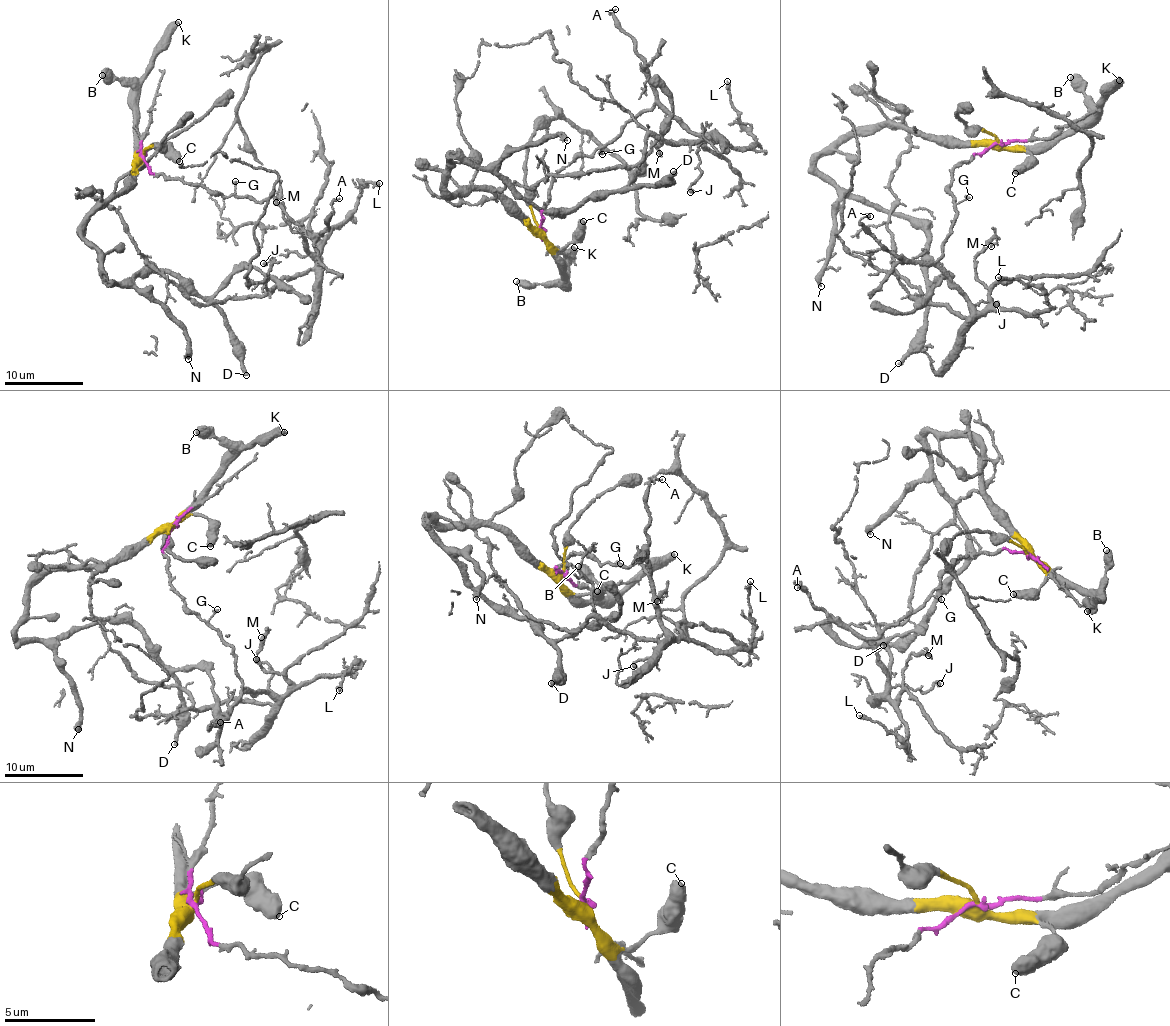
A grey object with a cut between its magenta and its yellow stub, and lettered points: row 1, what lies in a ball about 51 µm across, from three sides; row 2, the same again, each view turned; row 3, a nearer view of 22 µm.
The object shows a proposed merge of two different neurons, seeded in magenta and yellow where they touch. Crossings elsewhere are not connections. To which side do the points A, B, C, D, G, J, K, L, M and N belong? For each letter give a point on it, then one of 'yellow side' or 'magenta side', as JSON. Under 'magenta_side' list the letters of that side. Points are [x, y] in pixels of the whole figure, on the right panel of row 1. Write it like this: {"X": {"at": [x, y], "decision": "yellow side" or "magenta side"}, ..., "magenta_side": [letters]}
{"A": {"at": [870, 216], "decision": "magenta side"}, "B": {"at": [1070, 77], "decision": "yellow side"}, "C": {"at": [1015, 173], "decision": "yellow side"}, "D": {"at": [898, 363], "decision": "yellow side"}, "G": {"at": [969, 197], "decision": "magenta side"}, "J": {"at": [996, 304], "decision": "magenta side"}, "K": {"at": [1119, 80], "decision": "yellow side"}, "L": {"at": [998, 277], "decision": "magenta side"}, "M": {"at": [991, 246], "decision": "magenta side"}, "N": {"at": [821, 286], "decision": "yellow side"}, "magenta_side": ["A", "G", "J", "L", "M"]}

